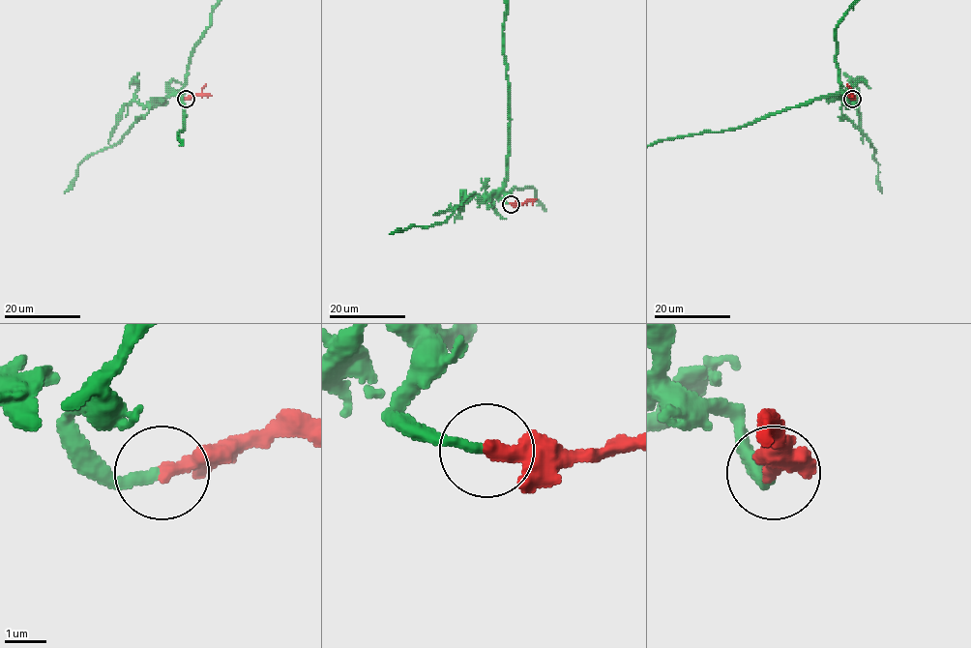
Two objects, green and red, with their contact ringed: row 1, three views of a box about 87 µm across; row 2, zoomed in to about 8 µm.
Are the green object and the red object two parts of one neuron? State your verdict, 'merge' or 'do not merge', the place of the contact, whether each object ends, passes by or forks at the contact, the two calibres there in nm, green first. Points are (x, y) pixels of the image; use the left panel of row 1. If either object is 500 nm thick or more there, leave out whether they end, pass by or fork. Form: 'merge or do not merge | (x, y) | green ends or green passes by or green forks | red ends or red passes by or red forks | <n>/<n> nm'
merge | (186, 99) | green ends | red ends | 260/360 nm

